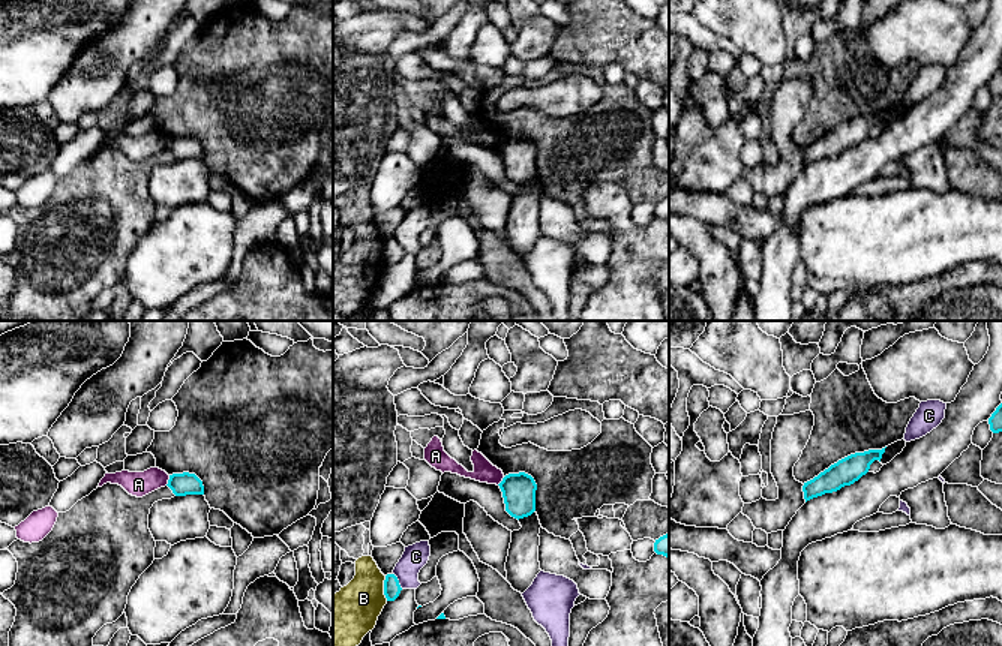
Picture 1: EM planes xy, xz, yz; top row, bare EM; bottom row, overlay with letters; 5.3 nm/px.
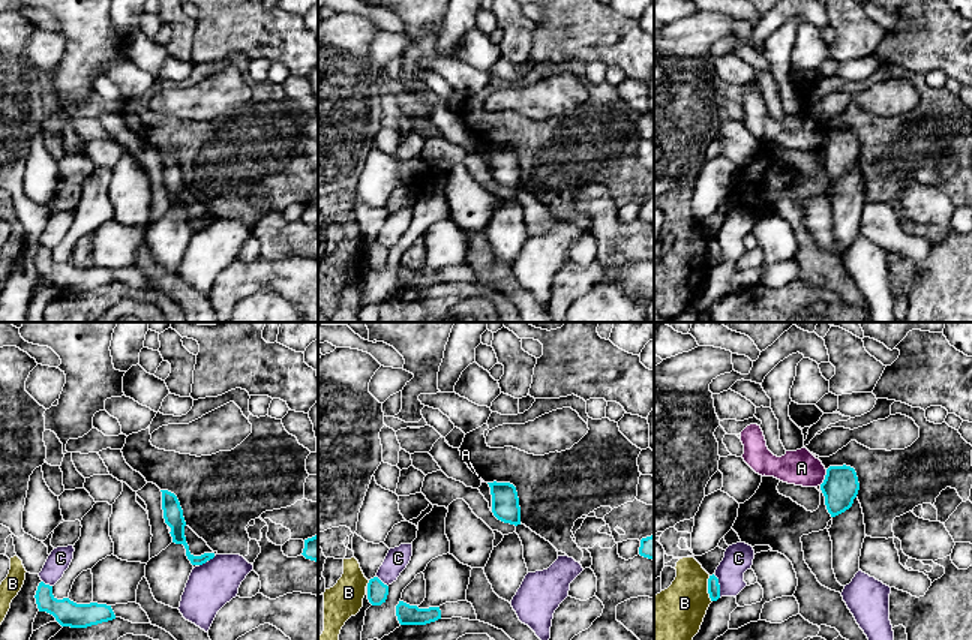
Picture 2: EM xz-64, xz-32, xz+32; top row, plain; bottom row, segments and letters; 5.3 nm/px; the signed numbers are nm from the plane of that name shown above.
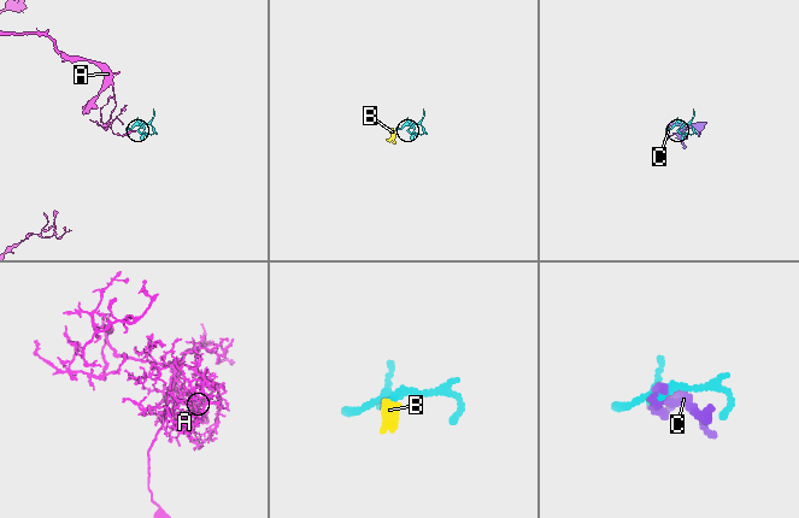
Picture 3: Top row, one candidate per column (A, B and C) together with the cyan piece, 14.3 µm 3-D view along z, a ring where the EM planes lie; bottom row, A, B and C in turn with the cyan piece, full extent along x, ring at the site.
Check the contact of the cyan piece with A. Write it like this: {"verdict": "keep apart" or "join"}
{"verdict": "keep apart"}

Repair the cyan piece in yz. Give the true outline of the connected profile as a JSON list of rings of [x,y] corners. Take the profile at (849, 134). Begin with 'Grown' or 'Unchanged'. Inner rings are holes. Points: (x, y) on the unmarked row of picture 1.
Unchanged. [[[885,112],[855,117],[831,129],[813,144],[804,147],[802,156],[806,166],[854,148],[868,136],[874,124],[880,126],[884,117]]]

